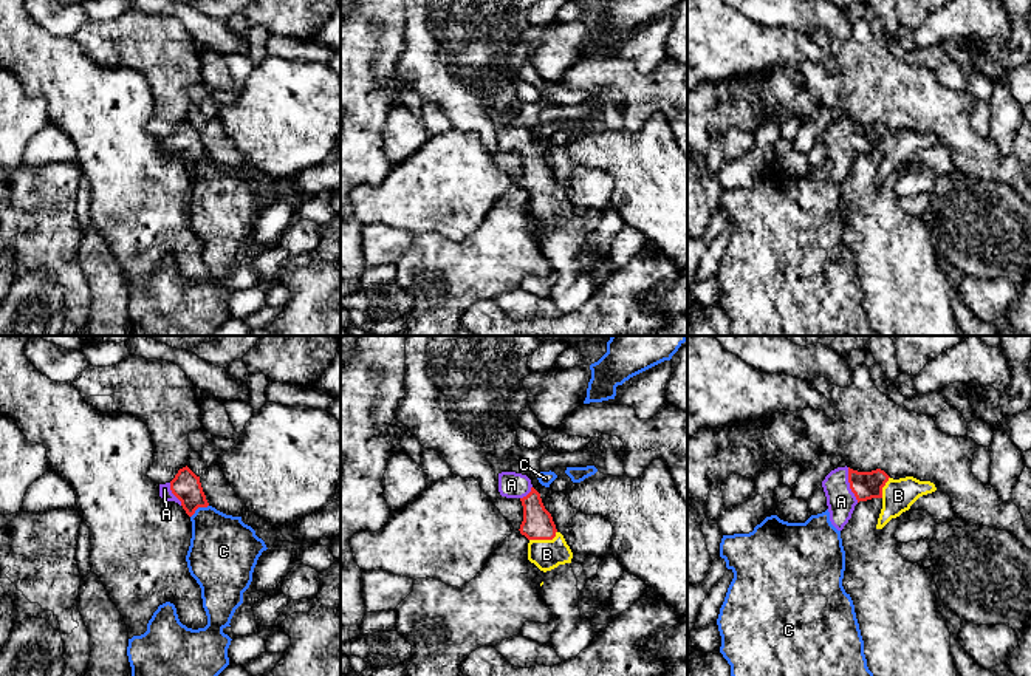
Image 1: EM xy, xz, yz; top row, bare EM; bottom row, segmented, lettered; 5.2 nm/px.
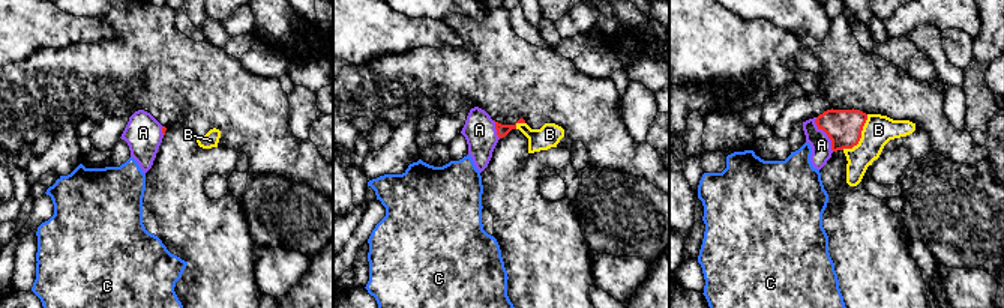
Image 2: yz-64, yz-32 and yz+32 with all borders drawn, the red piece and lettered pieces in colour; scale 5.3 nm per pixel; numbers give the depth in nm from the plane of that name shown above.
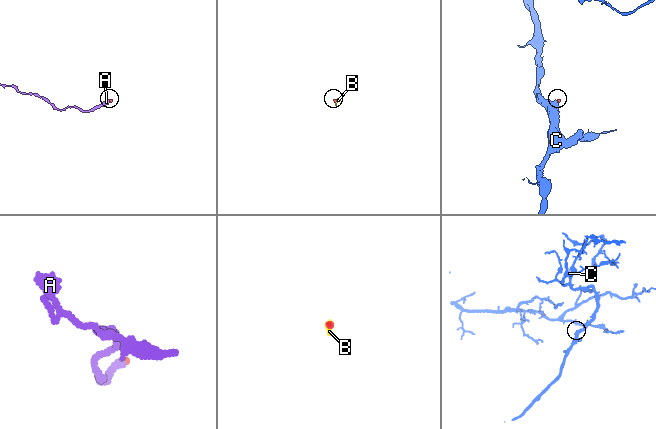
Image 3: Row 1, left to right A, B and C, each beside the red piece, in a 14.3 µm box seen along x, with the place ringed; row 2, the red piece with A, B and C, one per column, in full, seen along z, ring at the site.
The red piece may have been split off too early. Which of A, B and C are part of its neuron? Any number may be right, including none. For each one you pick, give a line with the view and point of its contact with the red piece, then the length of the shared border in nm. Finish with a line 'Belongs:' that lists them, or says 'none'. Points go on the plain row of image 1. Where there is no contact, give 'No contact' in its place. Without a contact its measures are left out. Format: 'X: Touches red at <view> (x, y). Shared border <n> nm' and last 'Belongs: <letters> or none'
A: Touches red at yz (850, 138). Shared border 190 nm
B: Touches red at xz (544, 192). Shared border 150 nm
Belongs: A, B

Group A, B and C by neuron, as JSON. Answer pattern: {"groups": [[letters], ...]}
{"groups": [["A", "B"], ["C"]]}

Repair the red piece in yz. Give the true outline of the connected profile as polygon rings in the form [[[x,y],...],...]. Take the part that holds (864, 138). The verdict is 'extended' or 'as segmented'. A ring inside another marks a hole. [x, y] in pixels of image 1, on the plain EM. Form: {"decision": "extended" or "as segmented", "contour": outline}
{"decision": "extended", "contour": [[[847,119],[831,124],[822,135],[822,141],[830,175],[837,184],[848,176],[859,155],[882,153],[876,178],[876,183],[882,183],[892,172],[909,164],[920,150],[937,144],[930,135],[920,135],[913,130],[893,133],[881,122],[858,125]]]}

